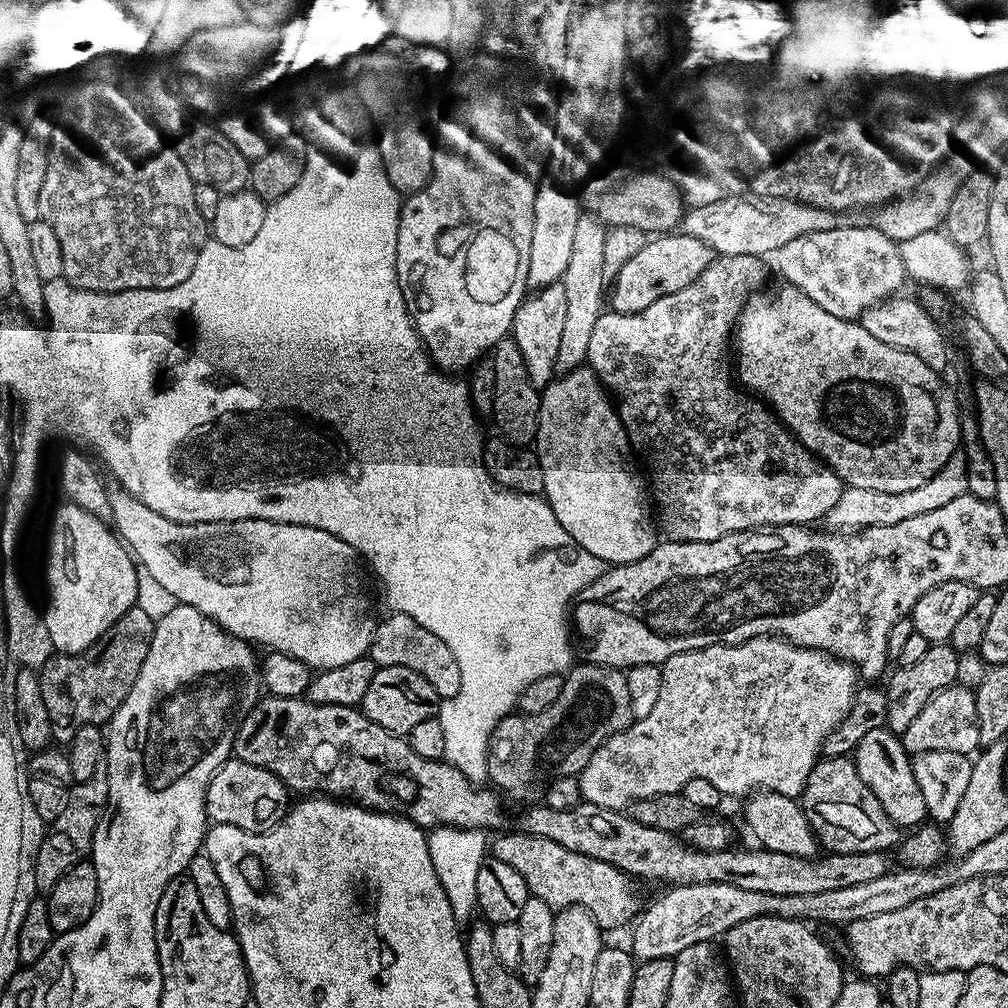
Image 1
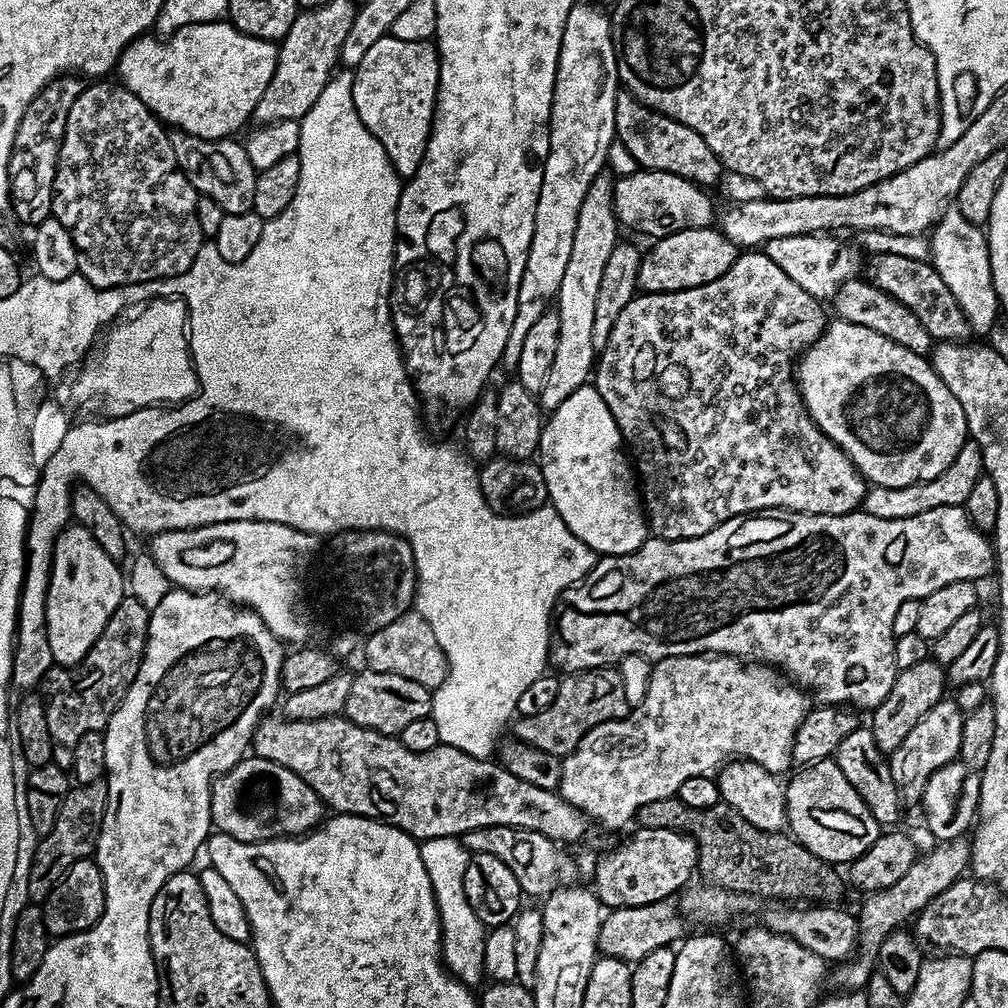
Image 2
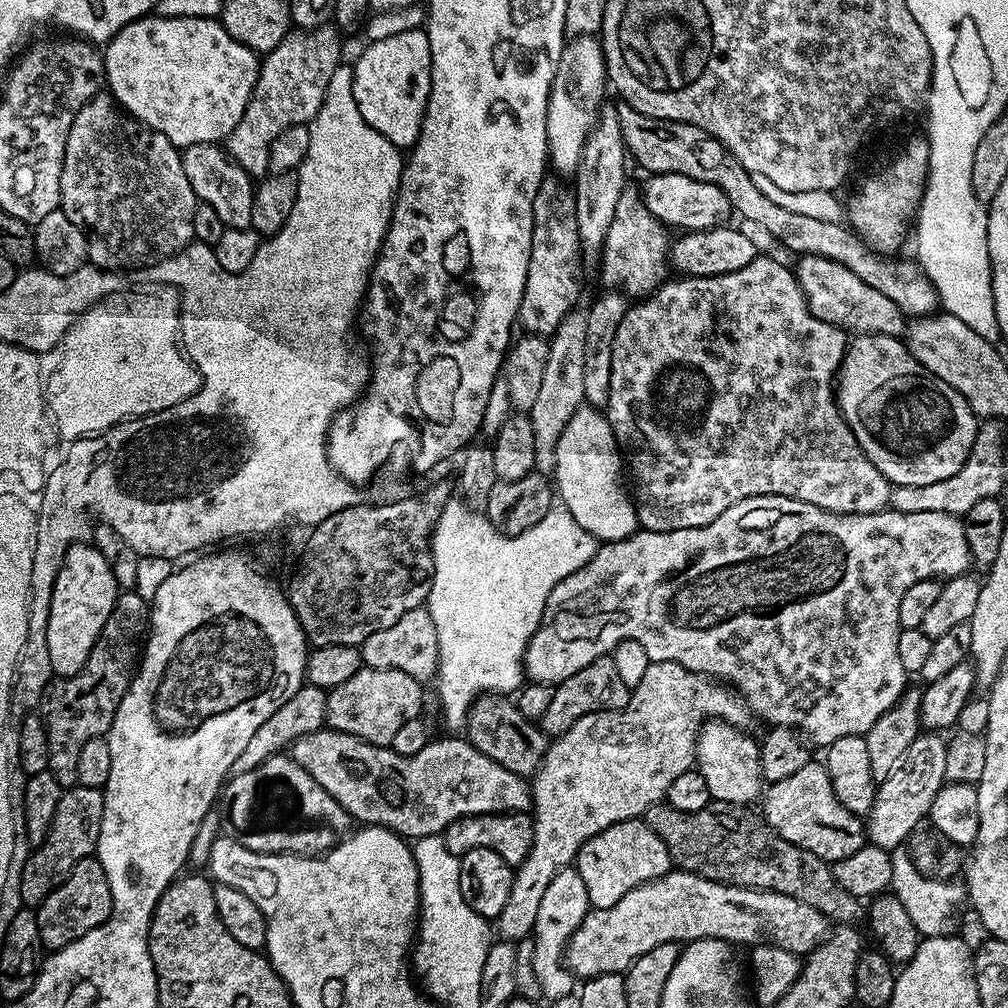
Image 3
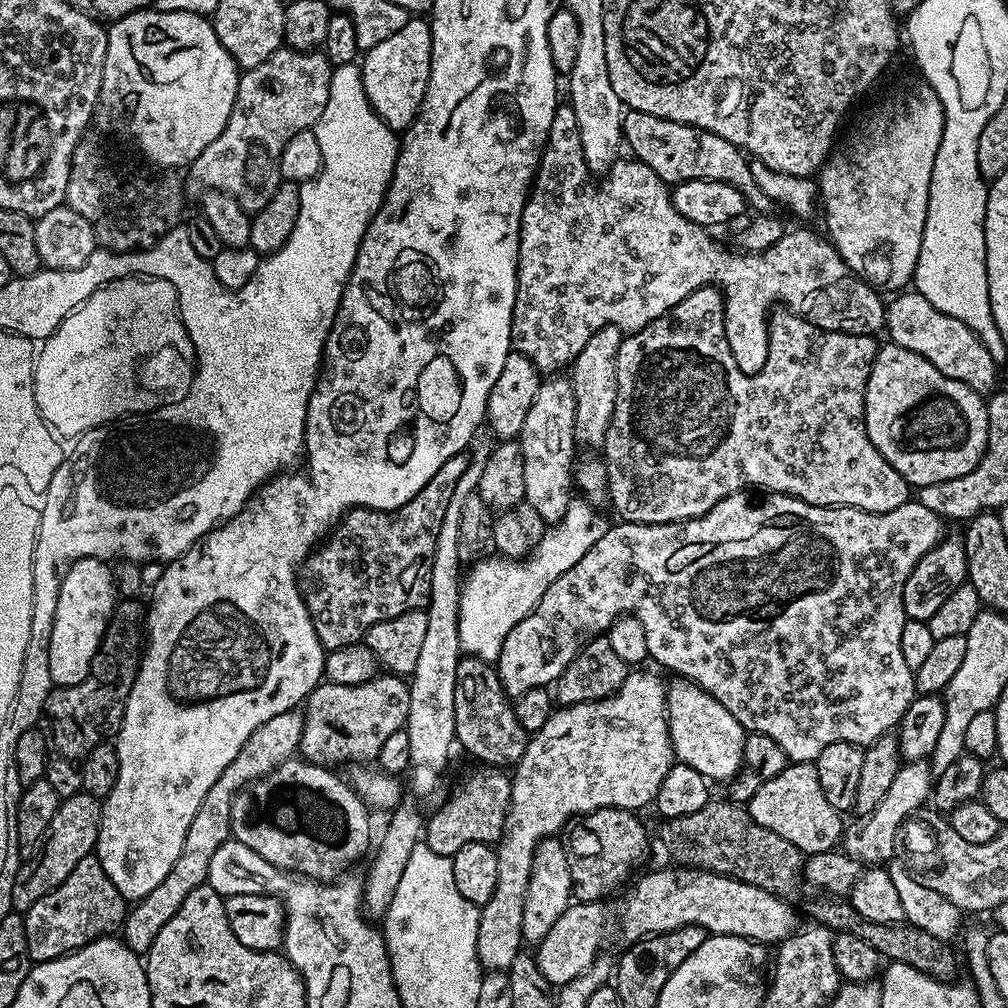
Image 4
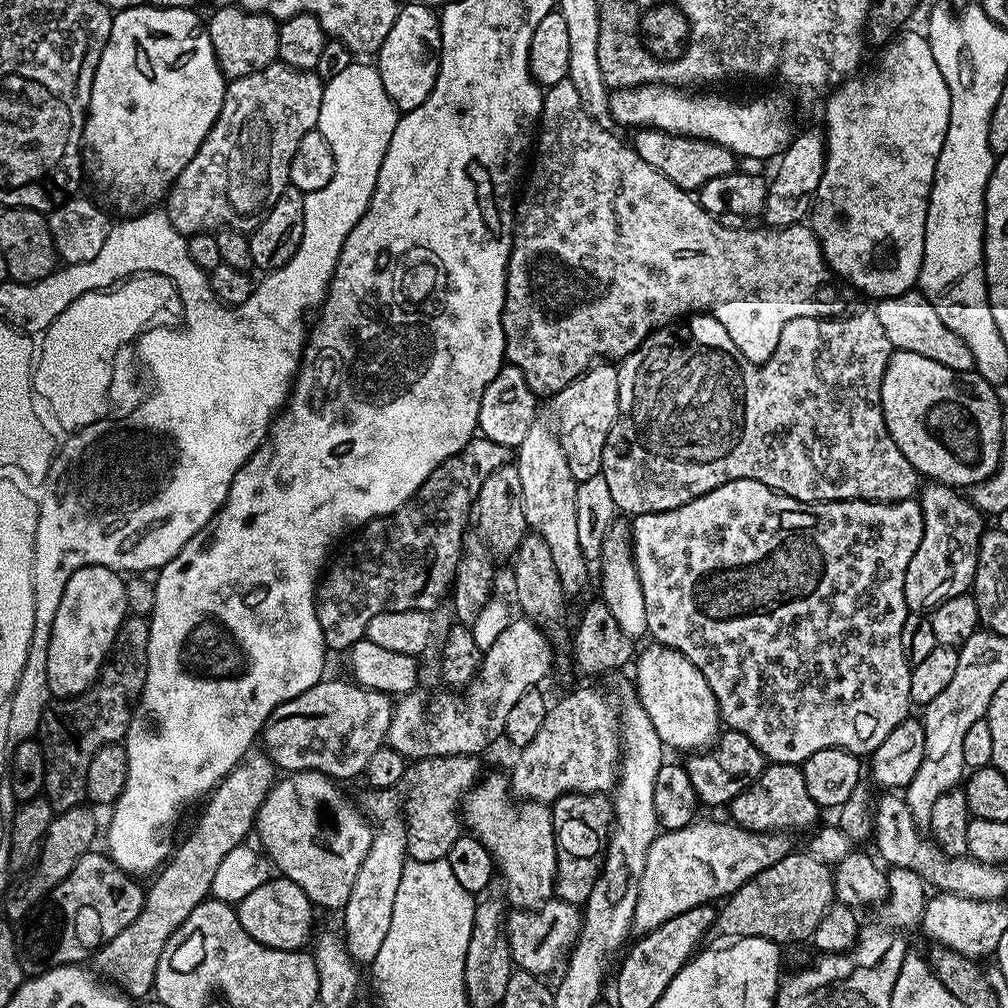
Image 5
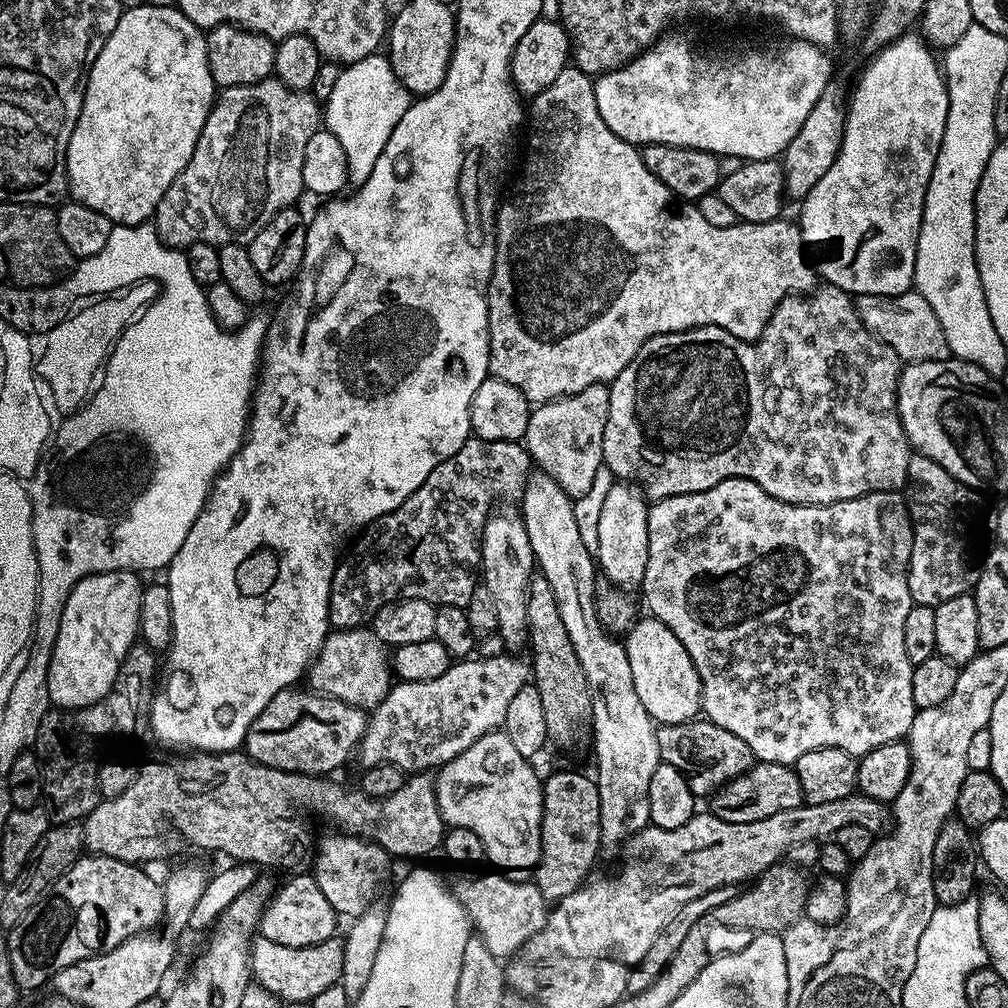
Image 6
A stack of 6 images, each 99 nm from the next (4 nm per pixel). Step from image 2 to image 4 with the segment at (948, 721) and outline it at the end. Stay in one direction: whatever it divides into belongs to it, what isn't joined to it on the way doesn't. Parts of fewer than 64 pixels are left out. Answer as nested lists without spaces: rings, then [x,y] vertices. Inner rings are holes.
[[[928,760],[901,763],[898,774],[894,774],[894,782],[890,785],[890,790],[886,790],[886,798],[882,798],[882,802],[878,802],[878,806],[874,806],[870,814],[856,816],[853,824],[851,821],[845,827],[842,851],[850,858],[859,860],[864,866],[880,866],[892,860],[898,852],[898,841],[905,827],[904,819],[911,812],[918,811],[923,804],[929,803],[933,783],[934,773]]]

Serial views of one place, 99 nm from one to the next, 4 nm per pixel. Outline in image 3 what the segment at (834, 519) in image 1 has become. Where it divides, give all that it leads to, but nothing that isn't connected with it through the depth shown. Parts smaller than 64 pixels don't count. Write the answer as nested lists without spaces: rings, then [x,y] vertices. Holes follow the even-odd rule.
[[[985,419],[977,427],[974,446],[958,474],[942,478],[942,482],[930,482],[930,486],[893,487],[888,499],[891,511],[902,514],[950,514],[964,517],[982,498],[999,497],[1004,488],[1004,428],[1001,421]]]

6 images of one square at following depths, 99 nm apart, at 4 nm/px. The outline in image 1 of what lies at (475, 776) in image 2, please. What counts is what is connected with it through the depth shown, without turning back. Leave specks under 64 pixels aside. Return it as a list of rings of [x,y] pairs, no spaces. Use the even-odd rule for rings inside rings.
[[[265,695],[236,725],[232,751],[235,759],[270,770],[270,774],[279,778],[293,793],[347,798],[361,808],[391,812],[405,820],[413,820],[425,830],[435,830],[441,826],[489,830],[498,827],[504,816],[500,809],[501,797],[491,787],[471,784],[445,759],[431,760],[414,754],[405,737],[382,730],[382,726],[378,726],[378,722],[370,722],[359,707],[318,706],[299,696],[282,698]],[[587,802],[566,810],[532,806],[525,812],[528,813],[521,818],[519,831],[529,832],[538,838],[550,838],[550,842],[558,842],[558,846],[574,850],[574,854],[586,854],[590,858],[598,858],[598,862],[610,862],[610,866],[620,868],[641,881],[661,880],[664,886],[725,884],[738,886],[738,890],[758,890],[758,894],[805,896],[822,894],[826,890],[842,890],[842,886],[858,886],[862,882],[882,878],[882,874],[890,871],[887,851],[854,854],[834,852],[819,858],[770,852],[759,846],[752,846],[749,852],[703,852],[689,848],[675,832],[654,830],[654,826],[642,826],[642,822],[634,822],[627,811]]]

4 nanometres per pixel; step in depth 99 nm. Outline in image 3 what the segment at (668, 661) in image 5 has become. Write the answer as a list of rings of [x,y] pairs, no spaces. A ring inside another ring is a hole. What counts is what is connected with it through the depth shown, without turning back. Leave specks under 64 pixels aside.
[[[710,720],[700,727],[696,733],[695,767],[706,778],[706,786],[710,786],[713,801],[722,804],[751,805],[751,800],[759,801],[762,796],[762,777],[760,774],[760,746],[755,739],[744,733],[739,727],[728,724],[724,720]]]

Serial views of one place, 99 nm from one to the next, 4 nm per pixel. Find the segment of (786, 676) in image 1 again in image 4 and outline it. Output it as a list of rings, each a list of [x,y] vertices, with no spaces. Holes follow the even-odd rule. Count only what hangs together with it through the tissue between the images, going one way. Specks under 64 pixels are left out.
[[[644,670],[629,671],[626,682],[622,682],[622,686],[613,696],[594,702],[557,707],[546,726],[531,733],[526,750],[510,776],[512,797],[508,817],[504,823],[504,835],[495,845],[498,886],[494,888],[490,902],[480,908],[478,958],[481,969],[488,972],[507,972],[522,950],[522,906],[526,906],[532,859],[535,858],[536,848],[541,842],[560,834],[556,832],[563,833],[569,822],[581,816],[589,816],[599,808],[641,810],[640,808],[647,804],[649,807],[655,801],[658,786],[662,786],[662,778],[666,778],[674,763],[672,739],[668,733],[668,693],[665,681],[660,681],[652,672],[640,671]]]

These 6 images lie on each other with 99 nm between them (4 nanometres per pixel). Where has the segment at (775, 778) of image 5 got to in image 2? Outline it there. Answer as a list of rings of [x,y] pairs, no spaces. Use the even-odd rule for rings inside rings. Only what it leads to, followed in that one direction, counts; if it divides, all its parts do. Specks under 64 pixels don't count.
[[[835,759],[819,760],[805,764],[792,781],[787,781],[786,798],[787,831],[810,854],[822,858],[833,866],[848,866],[860,855],[866,854],[882,833],[882,825],[870,814],[870,806],[862,802],[862,794],[850,786]]]

